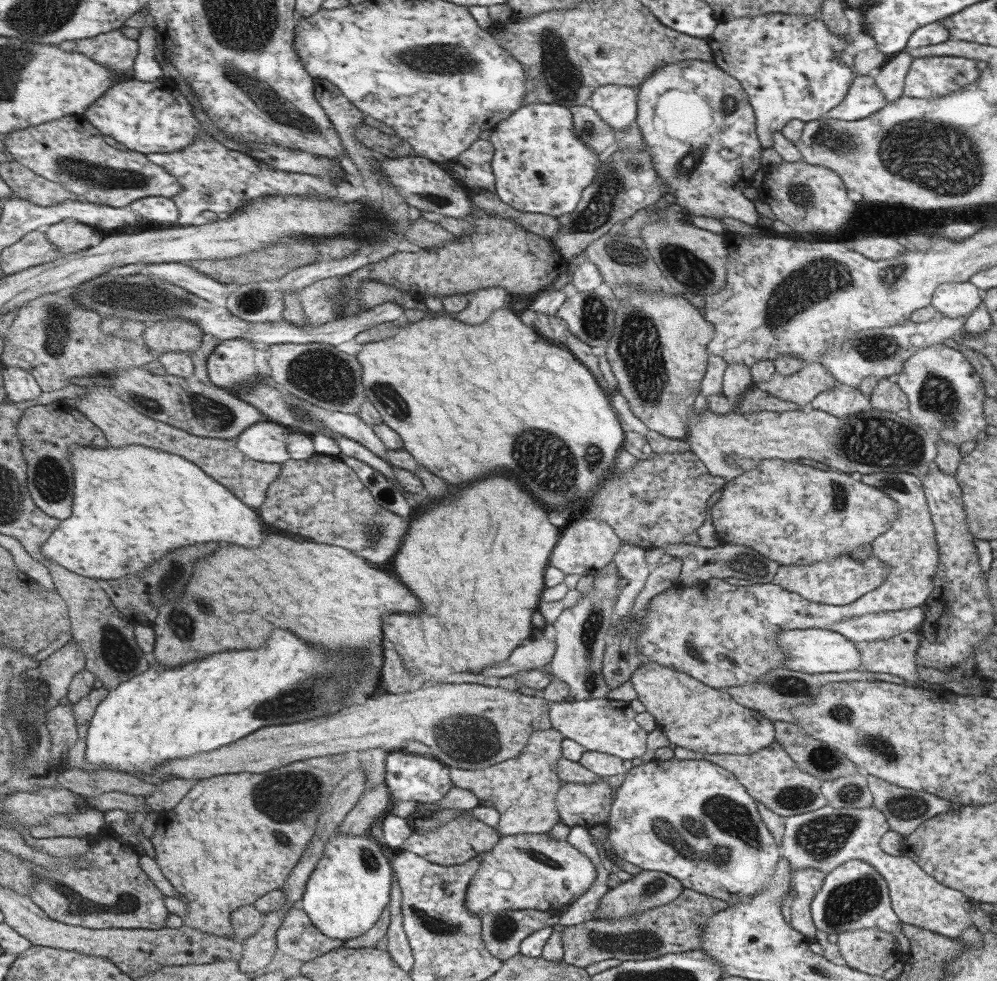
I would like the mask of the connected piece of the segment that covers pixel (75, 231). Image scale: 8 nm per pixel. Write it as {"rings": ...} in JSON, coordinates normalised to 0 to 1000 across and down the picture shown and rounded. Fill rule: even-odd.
{"rings":[[[75,224],[57,226],[57,228],[47,230],[47,234],[45,234],[49,245],[53,249],[57,249],[65,259],[73,259],[73,257],[81,257],[81,255],[91,253],[93,236],[95,236],[93,230],[85,230]]]}

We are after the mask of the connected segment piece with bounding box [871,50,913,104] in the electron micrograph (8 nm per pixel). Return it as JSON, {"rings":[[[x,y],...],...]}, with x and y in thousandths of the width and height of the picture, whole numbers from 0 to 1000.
{"rings":[[[904,51],[886,69],[882,69],[882,73],[874,80],[876,88],[884,96],[886,104],[894,106],[894,104],[900,104],[906,98],[908,80],[912,75],[912,67],[914,65],[916,65],[916,59],[908,51]]]}

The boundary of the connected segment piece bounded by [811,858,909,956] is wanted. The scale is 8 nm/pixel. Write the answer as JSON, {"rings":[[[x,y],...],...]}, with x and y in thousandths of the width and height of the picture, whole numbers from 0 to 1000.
{"rings":[[[854,875],[852,879],[846,879],[838,887],[834,887],[827,897],[823,907],[817,911],[813,917],[813,936],[819,948],[827,952],[844,952],[850,948],[864,948],[864,946],[882,946],[898,954],[900,968],[904,975],[910,975],[912,970],[912,960],[904,952],[904,938],[898,932],[892,915],[892,905],[888,895],[868,877]]]}

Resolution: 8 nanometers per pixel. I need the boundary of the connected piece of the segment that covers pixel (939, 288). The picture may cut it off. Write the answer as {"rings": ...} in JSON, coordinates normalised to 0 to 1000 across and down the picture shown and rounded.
{"rings":[[[944,287],[934,298],[932,310],[946,322],[972,322],[984,306],[980,304],[980,292],[974,287]]]}

